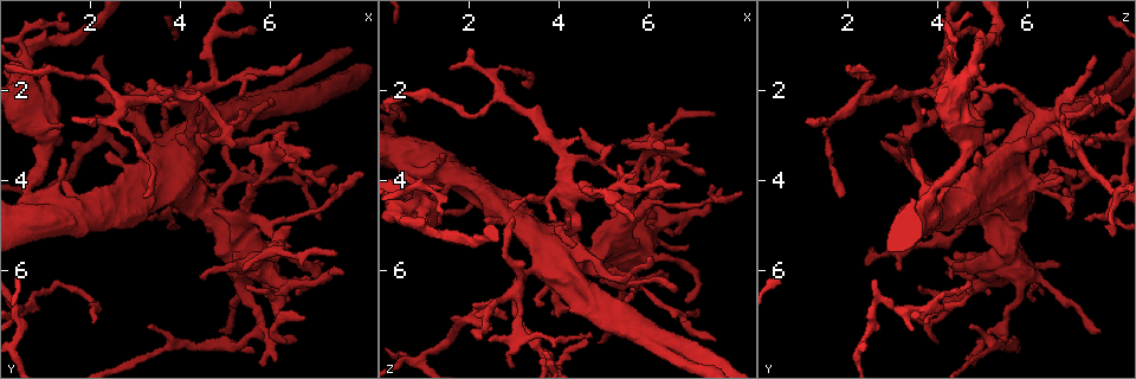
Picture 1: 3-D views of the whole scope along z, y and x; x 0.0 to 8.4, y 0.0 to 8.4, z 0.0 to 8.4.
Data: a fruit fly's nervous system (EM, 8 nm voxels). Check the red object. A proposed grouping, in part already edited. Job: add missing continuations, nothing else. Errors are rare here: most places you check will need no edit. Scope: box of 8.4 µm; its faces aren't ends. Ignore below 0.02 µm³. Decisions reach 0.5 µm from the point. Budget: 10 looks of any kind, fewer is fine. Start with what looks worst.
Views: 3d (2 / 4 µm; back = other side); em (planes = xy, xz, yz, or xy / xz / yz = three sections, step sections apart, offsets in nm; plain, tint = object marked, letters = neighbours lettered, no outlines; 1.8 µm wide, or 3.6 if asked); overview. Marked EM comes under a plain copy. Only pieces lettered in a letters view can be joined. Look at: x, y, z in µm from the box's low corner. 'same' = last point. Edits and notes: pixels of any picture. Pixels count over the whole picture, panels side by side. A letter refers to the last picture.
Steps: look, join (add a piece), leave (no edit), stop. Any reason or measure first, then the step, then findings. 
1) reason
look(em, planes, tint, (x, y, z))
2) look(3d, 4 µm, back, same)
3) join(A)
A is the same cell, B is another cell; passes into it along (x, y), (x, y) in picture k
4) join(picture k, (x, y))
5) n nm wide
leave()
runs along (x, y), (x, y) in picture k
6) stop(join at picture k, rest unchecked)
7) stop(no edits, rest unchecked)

tapers out
look(3d, 2 µm, (2.25, 1.25, 7.45))

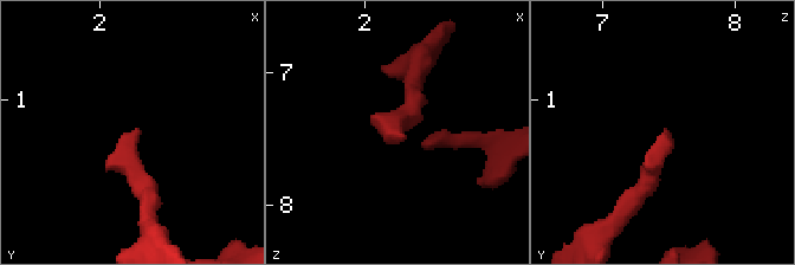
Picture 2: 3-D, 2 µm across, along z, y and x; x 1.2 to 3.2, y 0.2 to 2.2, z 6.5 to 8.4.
look(em, planes, letters, (2.26, 1.22, 7.46))

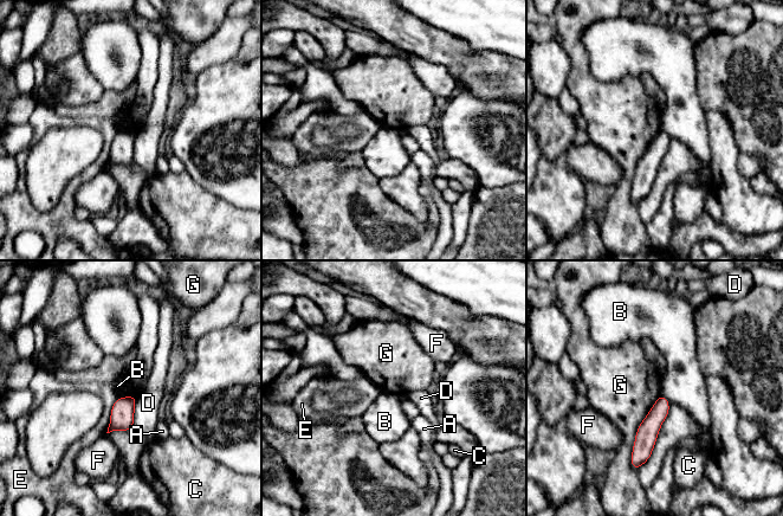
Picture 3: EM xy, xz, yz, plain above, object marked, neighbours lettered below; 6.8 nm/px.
leave()
A, B, C, D, E, F and G are other cells; runs along (661, 399), (642, 450), (634, 459) in picture 3; none of them fits

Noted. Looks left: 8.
look(em, planes, letters, (2.15, 7.20, 3.65))

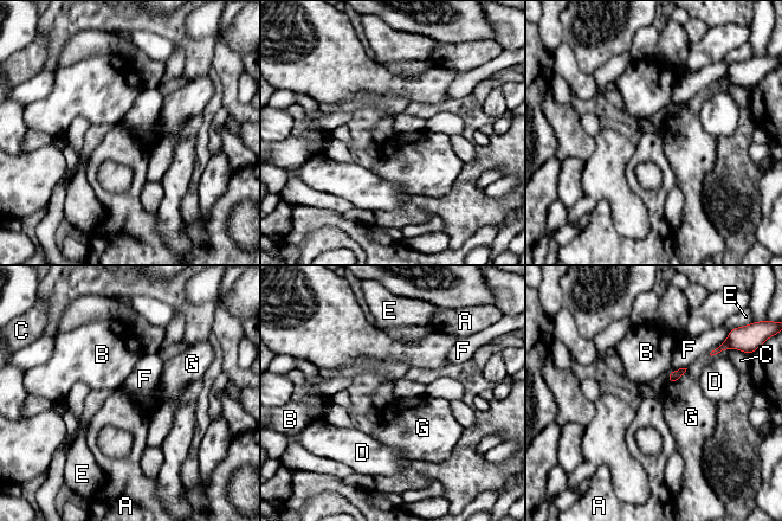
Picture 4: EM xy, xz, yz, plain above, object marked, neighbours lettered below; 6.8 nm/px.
leave()
A, B, C, D, E, F and G are other cells; no lettered piece goes on from it

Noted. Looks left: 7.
touches itself
look(3d, 2 µm, (4.20, 2.90, 5.35))

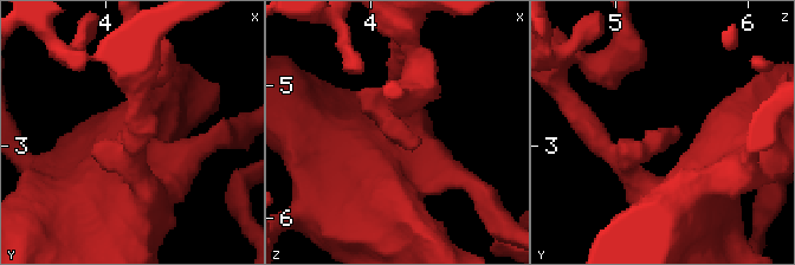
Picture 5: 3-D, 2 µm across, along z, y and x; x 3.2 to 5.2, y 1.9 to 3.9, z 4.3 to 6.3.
now the EM
look(em, yz, step 4, tint, (4.20, 2.90, 5.36))

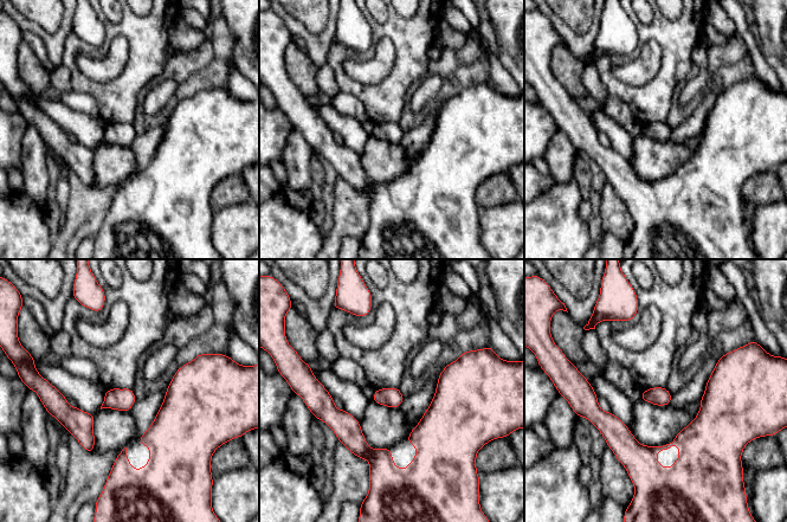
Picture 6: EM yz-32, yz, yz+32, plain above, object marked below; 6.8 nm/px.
cut it another way
look(em, planes, letters, same)

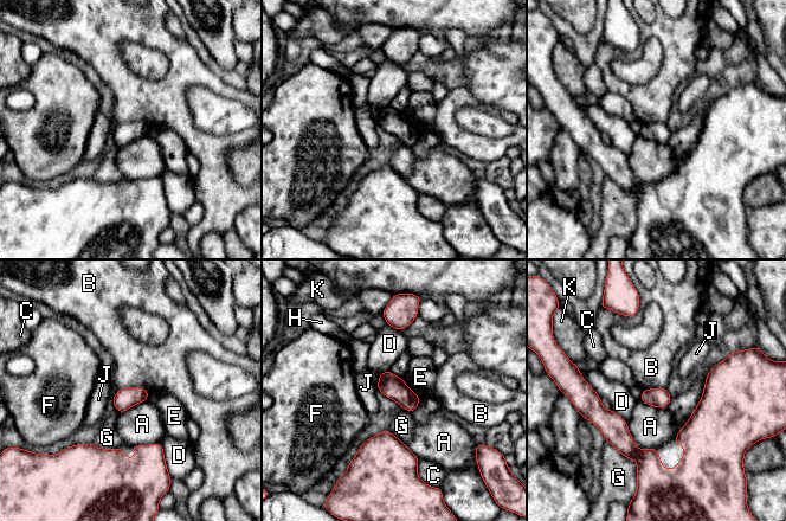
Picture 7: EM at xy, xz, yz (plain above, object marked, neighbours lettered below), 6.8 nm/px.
G touches over 380 nm
leave()
A, B, C, D, E, F, G, H, J and K are other cells; no lettered piece goes on from it

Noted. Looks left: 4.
thin end
look(3d, 2 µm, (2.85, 3.40, 7.10))

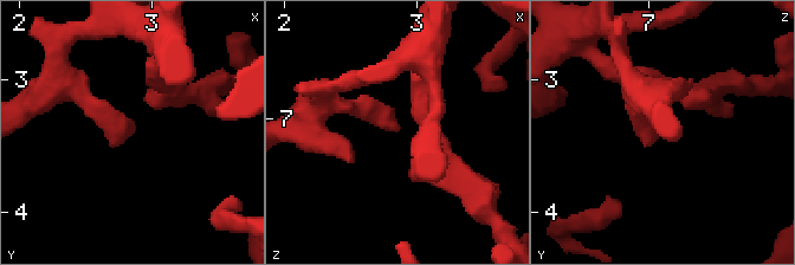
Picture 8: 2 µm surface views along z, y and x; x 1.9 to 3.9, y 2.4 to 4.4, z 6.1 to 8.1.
look(em, planes, tint, (2.80, 3.44, 7.10))

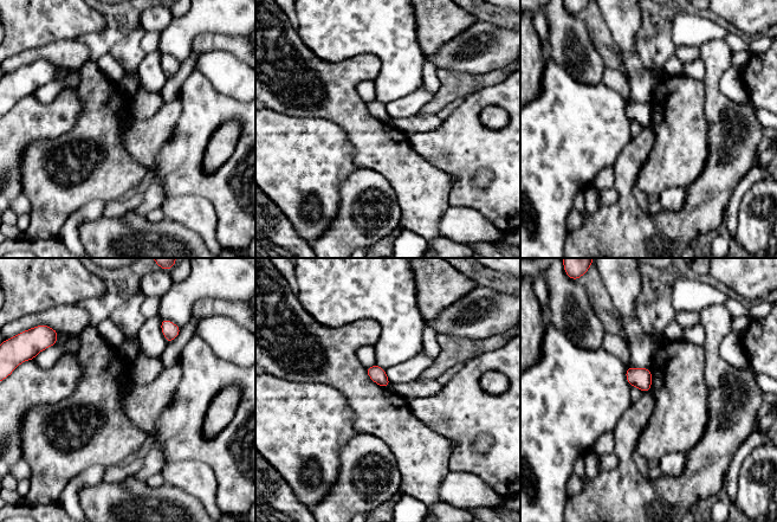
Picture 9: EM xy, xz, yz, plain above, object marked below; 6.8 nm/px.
see the neighbours
look(em, planes, letters, same)

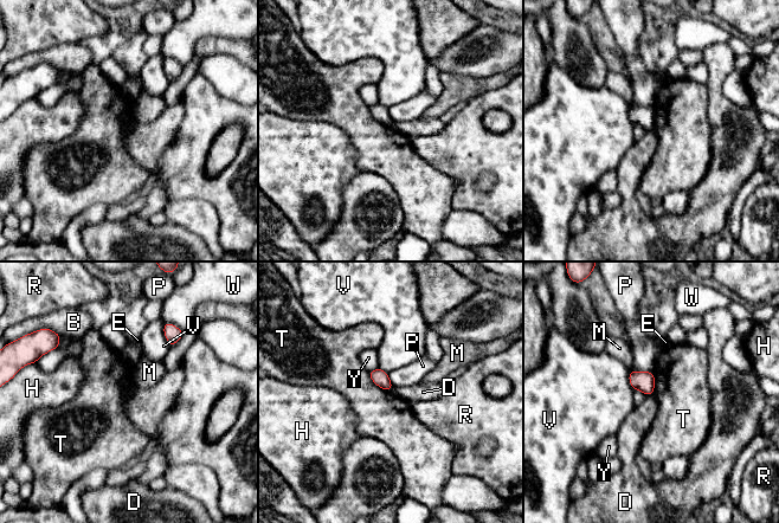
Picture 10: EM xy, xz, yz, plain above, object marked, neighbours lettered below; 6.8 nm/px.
leave()
B, D, E, H, M, P, R, T, V, W and Y are other cells; border along (367, 372), (374, 383), (388, 392) in picture 10; none of them fits

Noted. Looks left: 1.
stop(no edits, rest unchecked)

